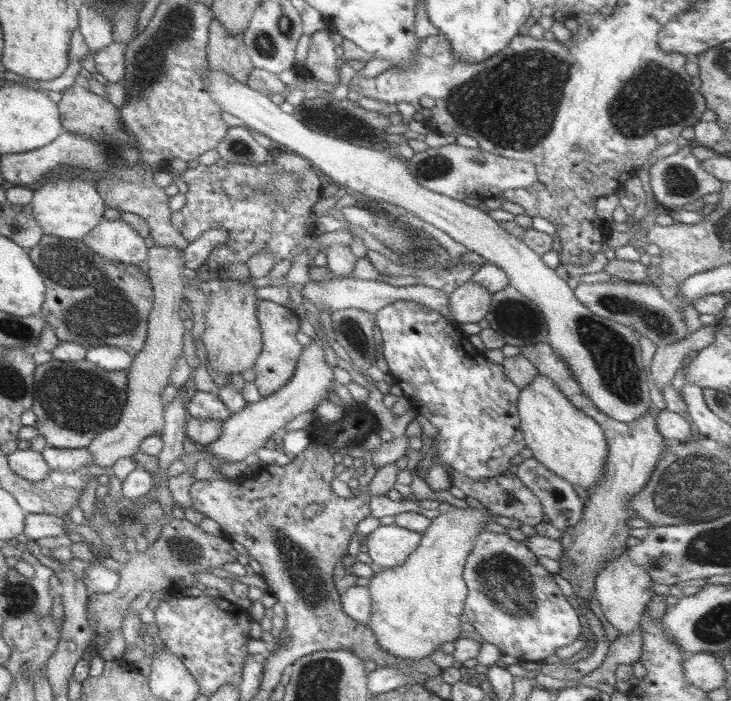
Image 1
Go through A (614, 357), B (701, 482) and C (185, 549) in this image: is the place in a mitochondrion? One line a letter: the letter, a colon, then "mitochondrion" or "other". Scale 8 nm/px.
A: mitochondrion
B: mitochondrion
C: mitochondrion

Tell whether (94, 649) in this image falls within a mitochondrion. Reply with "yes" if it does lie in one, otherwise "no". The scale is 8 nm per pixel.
no

